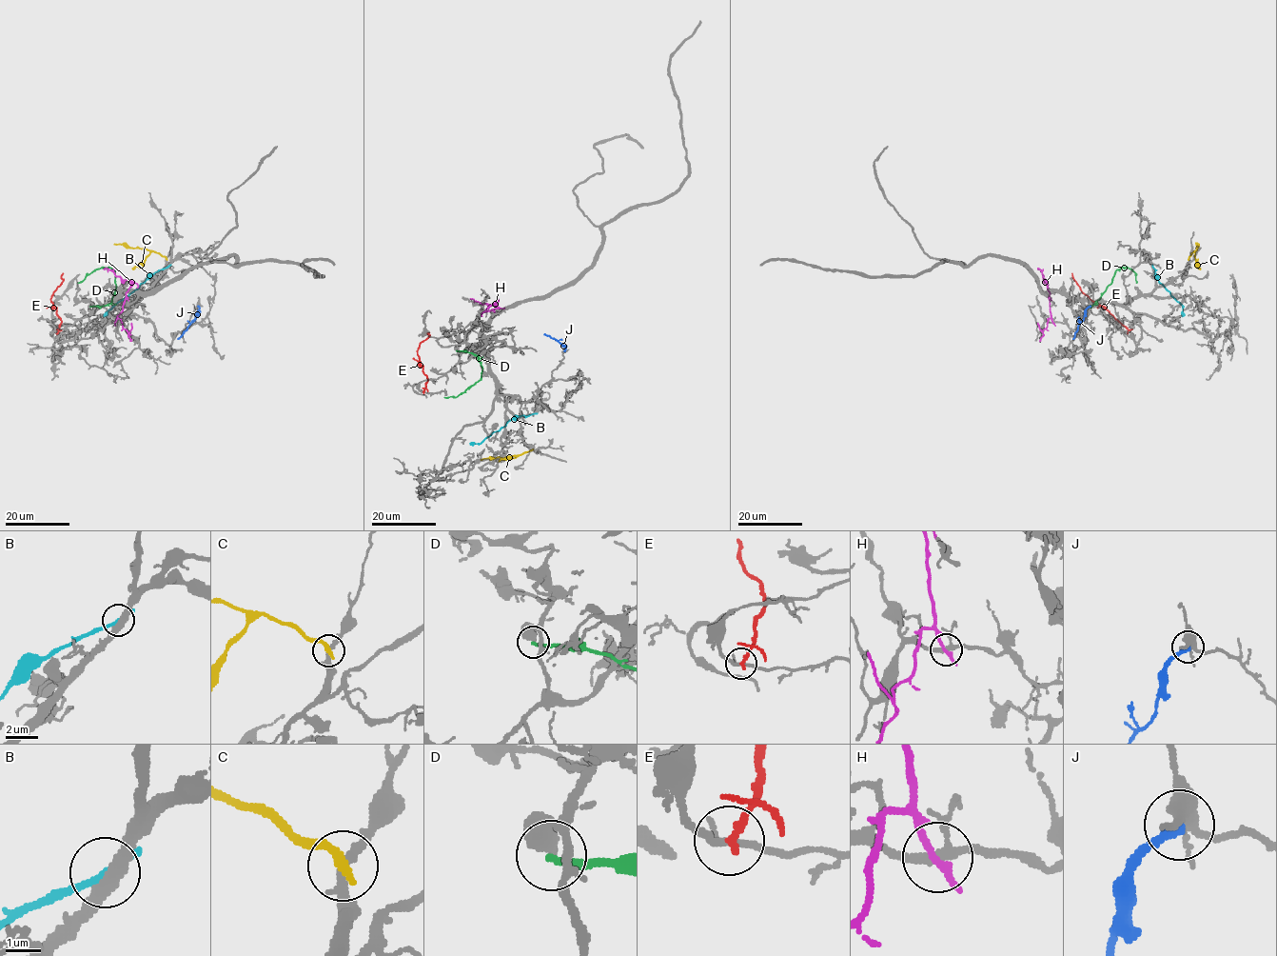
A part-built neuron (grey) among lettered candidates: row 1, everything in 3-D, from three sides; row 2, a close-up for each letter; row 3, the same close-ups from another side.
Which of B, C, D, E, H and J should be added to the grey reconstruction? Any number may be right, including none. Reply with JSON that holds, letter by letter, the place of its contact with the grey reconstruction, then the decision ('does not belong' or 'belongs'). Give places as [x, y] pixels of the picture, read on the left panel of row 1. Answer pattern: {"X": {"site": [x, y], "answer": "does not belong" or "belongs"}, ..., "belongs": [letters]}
{"B": {"site": [167, 267], "answer": "does not belong"}, "C": {"site": [166, 258], "answer": "does not belong"}, "D": {"site": [90, 306], "answer": "does not belong"}, "E": {"site": [56, 329], "answer": "does not belong"}, "H": {"site": [114, 323], "answer": "does not belong"}, "J": {"site": [198, 306], "answer": "does not belong"}, "belongs": []}

